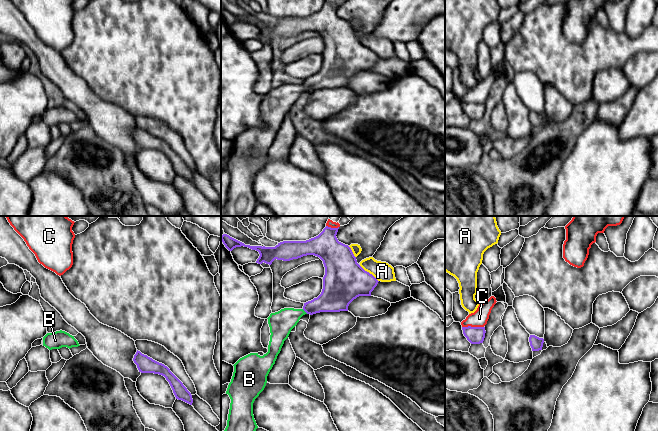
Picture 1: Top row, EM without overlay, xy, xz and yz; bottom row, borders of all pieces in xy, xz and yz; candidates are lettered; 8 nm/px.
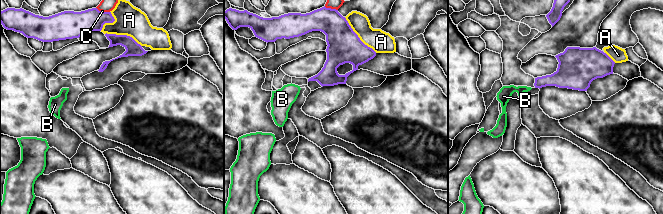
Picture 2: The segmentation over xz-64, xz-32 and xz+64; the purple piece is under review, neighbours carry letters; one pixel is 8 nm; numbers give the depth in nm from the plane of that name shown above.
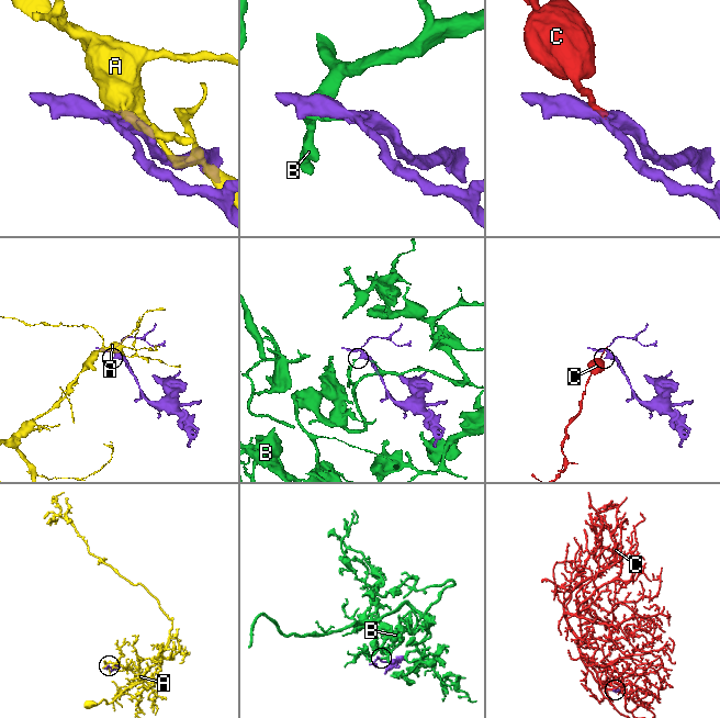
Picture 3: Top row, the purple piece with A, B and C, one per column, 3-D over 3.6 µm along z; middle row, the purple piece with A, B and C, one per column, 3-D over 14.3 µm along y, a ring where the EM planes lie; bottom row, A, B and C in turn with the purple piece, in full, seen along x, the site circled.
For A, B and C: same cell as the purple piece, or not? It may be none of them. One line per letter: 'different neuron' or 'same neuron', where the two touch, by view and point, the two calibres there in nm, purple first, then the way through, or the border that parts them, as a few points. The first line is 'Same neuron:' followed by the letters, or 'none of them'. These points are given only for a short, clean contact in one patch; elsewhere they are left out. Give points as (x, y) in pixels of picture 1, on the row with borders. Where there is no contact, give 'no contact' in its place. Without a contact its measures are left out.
Same neuron: B
A: different neuron; meets purple in xz at (368, 272); 340 nm thick on the purple side, 160 nm on the other
B: same neuron; meets purple in xz at (305, 311); 220 nm thick on the purple side, 200 nm on the other; runs through xz (333, 298), (309, 307), (305, 311), (290, 316), (281, 323)
C: different neuron; meets purple in yz at (472, 327); 140 nm thick on the purple side, 140 nm on the other; border along yz (483, 326), (462, 327)

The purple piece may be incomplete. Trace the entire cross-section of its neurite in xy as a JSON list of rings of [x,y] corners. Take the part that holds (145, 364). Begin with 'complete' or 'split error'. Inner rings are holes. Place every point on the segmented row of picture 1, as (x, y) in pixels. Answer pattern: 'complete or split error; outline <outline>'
complete; outline [[[138,350],[134,355],[133,361],[141,373],[154,373],[164,376],[169,382],[176,399],[192,405],[193,399],[191,393],[167,366],[142,354]]]

